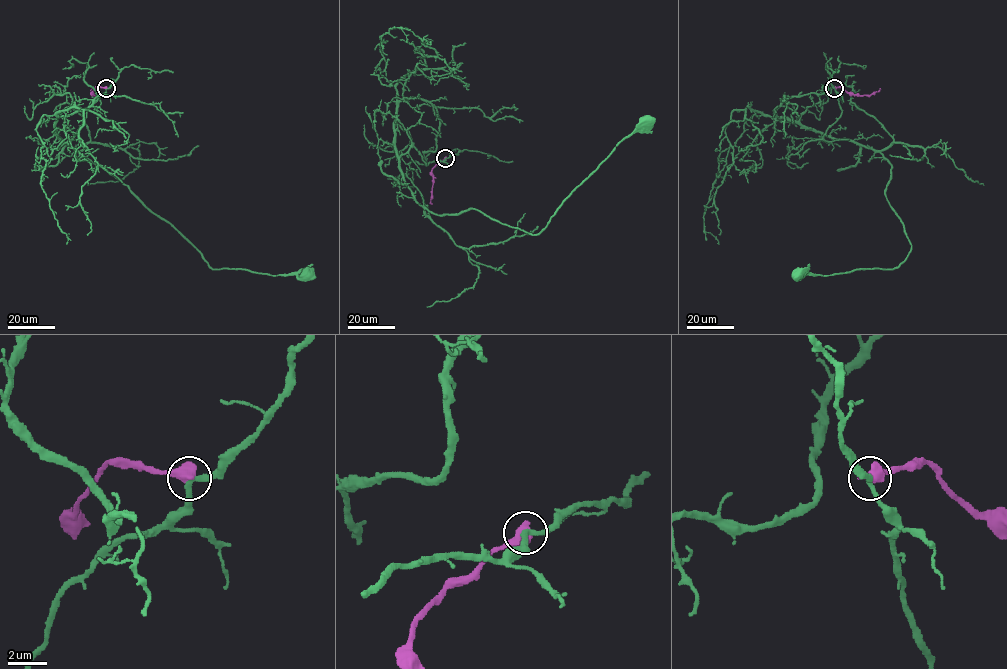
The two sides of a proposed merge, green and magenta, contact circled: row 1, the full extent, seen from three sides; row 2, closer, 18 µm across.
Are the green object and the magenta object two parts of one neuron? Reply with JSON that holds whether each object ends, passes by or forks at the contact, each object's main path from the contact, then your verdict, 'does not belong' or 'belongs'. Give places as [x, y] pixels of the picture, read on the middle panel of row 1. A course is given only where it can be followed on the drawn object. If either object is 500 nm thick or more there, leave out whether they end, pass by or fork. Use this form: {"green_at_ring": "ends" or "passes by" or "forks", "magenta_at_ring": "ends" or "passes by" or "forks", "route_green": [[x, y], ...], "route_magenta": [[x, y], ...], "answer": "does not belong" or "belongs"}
{"route_green": [[445, 158], [426, 165], [413, 147], [399, 157], [421, 206], [438, 214], [476, 209], [537, 234], [647, 120]], "route_magenta": [[445, 158], [432, 170], [432, 204]], "answer": "does not belong"}

